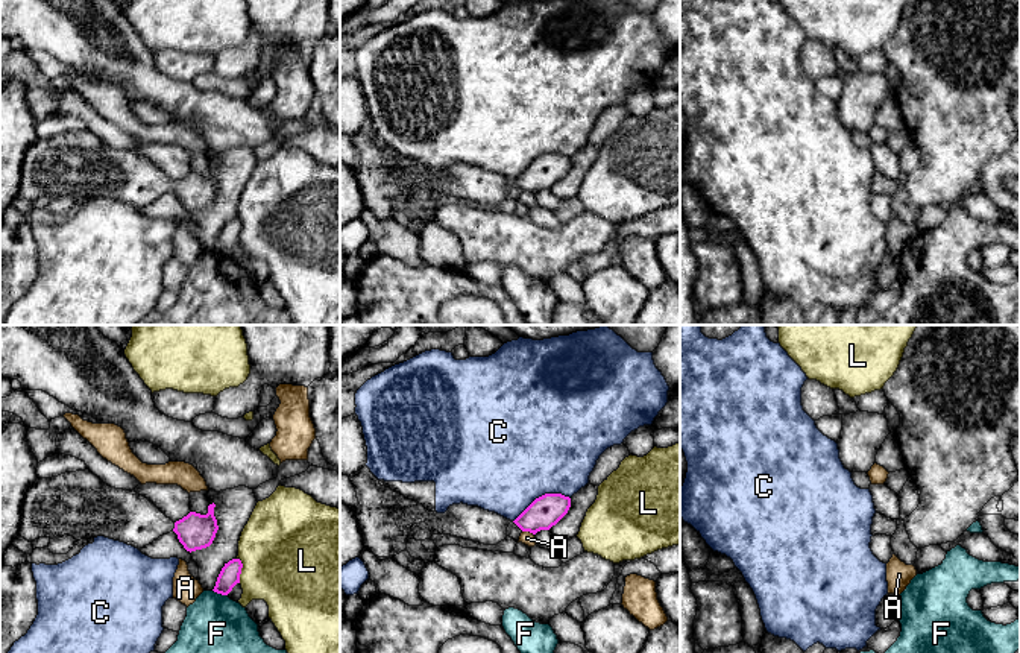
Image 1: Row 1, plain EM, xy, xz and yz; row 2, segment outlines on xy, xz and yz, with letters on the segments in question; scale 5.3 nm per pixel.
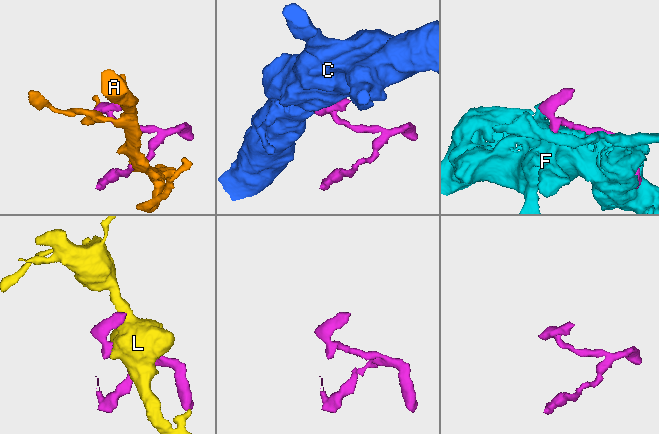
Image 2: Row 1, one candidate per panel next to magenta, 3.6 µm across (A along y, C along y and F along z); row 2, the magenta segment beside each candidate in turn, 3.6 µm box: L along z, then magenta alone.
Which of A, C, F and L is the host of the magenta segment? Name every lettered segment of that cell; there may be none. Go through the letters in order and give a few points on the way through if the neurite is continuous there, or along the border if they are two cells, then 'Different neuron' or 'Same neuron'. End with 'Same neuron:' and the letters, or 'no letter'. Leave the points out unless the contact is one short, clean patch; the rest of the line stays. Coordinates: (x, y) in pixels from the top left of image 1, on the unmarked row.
A: Different neuron
C: Different neuron
F: Different neuron
L: Different neuron
Same neuron: no letter

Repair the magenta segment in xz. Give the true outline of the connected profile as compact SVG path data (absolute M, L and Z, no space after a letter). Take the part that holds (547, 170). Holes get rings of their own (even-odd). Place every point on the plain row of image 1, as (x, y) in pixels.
M545 153L536 158L513 182L522 190L536 194L549 190L569 170L571 158L562 153Z

